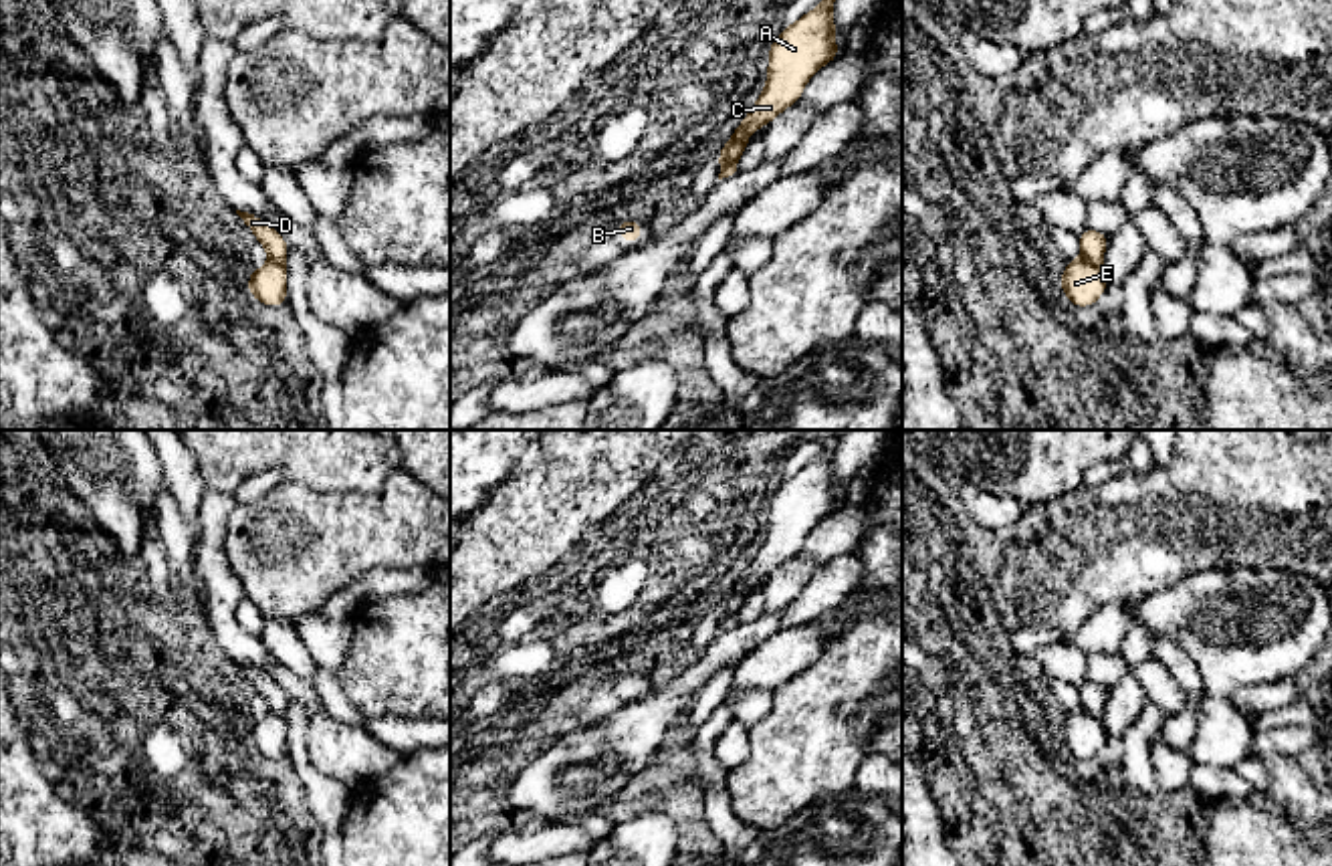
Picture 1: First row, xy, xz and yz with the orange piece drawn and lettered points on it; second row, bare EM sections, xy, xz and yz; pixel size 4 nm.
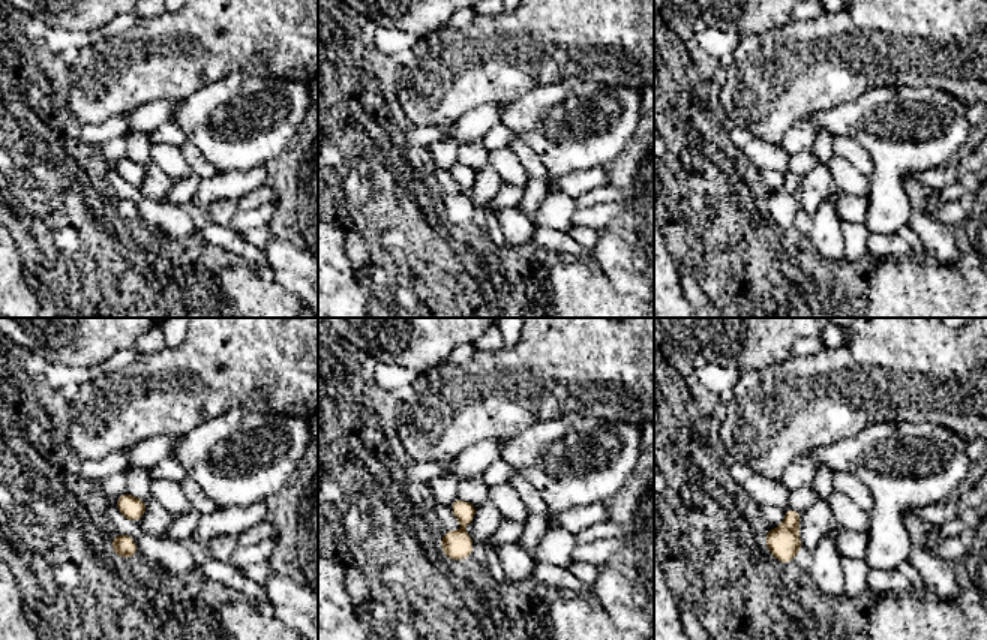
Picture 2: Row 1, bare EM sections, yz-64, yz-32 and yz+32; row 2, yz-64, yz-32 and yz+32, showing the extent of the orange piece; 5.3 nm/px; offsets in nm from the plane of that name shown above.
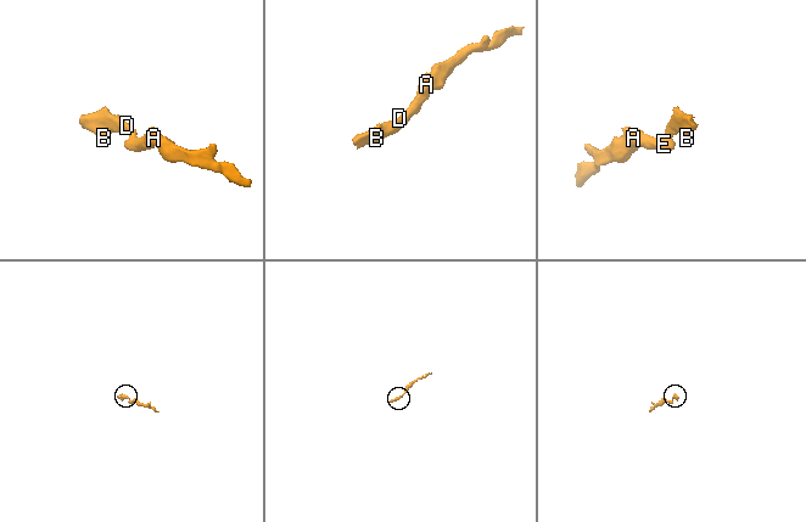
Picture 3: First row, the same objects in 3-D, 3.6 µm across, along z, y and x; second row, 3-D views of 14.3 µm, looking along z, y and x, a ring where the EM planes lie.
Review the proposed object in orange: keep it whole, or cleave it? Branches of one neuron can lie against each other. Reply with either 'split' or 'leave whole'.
split

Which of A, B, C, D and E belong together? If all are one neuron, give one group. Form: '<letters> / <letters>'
A C E / B D

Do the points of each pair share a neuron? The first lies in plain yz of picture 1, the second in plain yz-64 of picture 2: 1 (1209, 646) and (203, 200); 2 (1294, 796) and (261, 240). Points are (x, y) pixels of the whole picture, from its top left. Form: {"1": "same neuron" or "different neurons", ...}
{"1": "different neurons", "2": "different neurons"}

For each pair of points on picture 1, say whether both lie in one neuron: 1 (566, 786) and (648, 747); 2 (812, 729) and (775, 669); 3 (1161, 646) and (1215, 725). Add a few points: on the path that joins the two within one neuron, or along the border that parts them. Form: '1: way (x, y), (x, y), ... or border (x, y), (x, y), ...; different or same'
1: way (586, 768), (592, 768), (616, 747), (628, 747); same
2: border (822, 655), (773, 693); different
3: border (1185, 653), (1201, 679), (1199, 699); different

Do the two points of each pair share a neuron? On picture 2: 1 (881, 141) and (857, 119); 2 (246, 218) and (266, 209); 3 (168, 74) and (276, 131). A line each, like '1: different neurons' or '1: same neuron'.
1: same neuron
2: same neuron
3: different neurons

